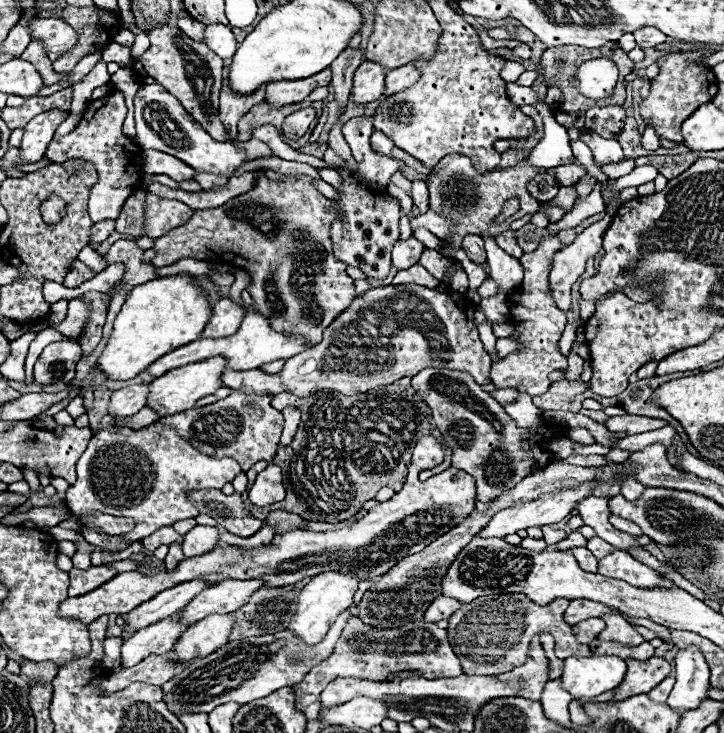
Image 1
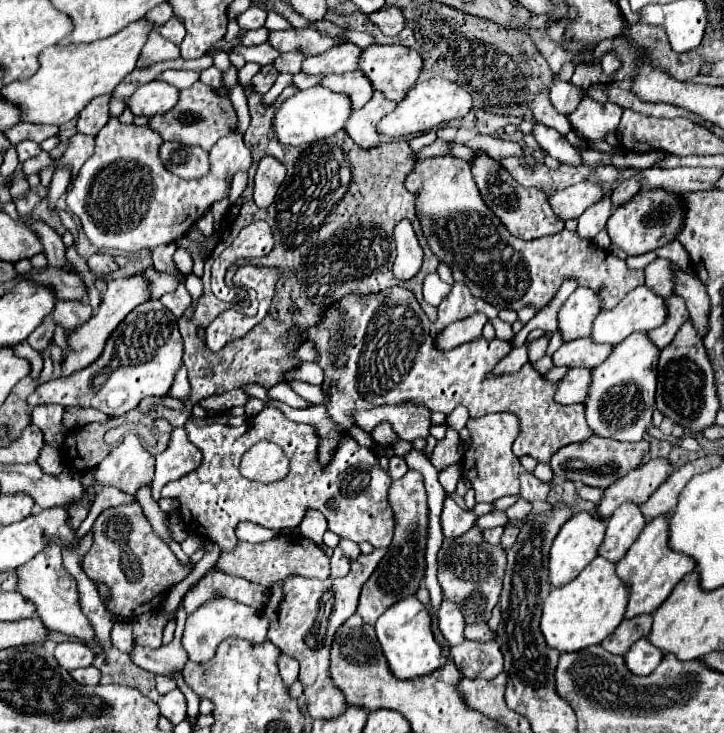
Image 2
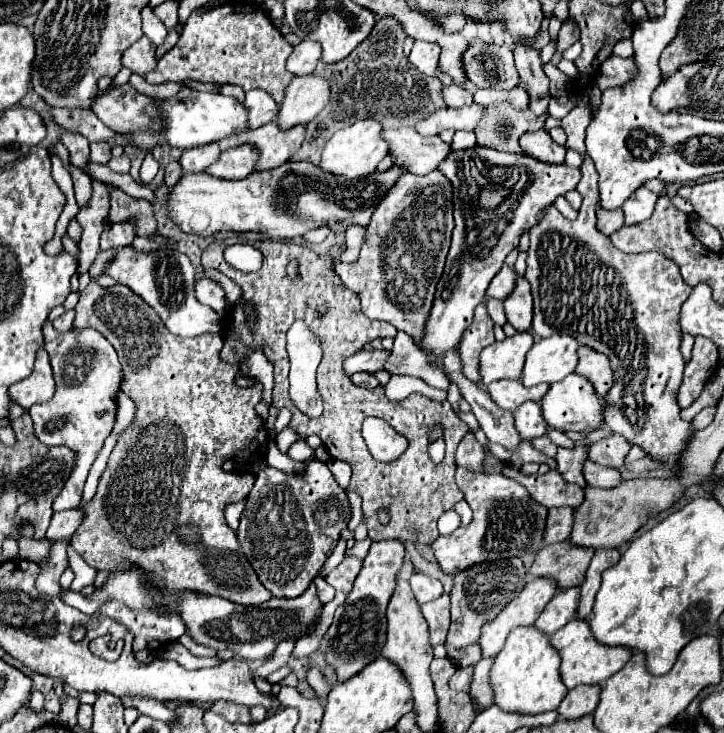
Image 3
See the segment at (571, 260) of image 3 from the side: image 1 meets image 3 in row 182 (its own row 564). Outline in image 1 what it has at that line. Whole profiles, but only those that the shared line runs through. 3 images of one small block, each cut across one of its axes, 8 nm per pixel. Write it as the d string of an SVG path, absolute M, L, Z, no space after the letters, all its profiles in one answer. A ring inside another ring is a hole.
M572 548L572 554L576 556L580 568L584 568L586 572L592 572L592 574L596 572L596 568L598 568L598 560L592 556L590 550L586 550L586 548Z

